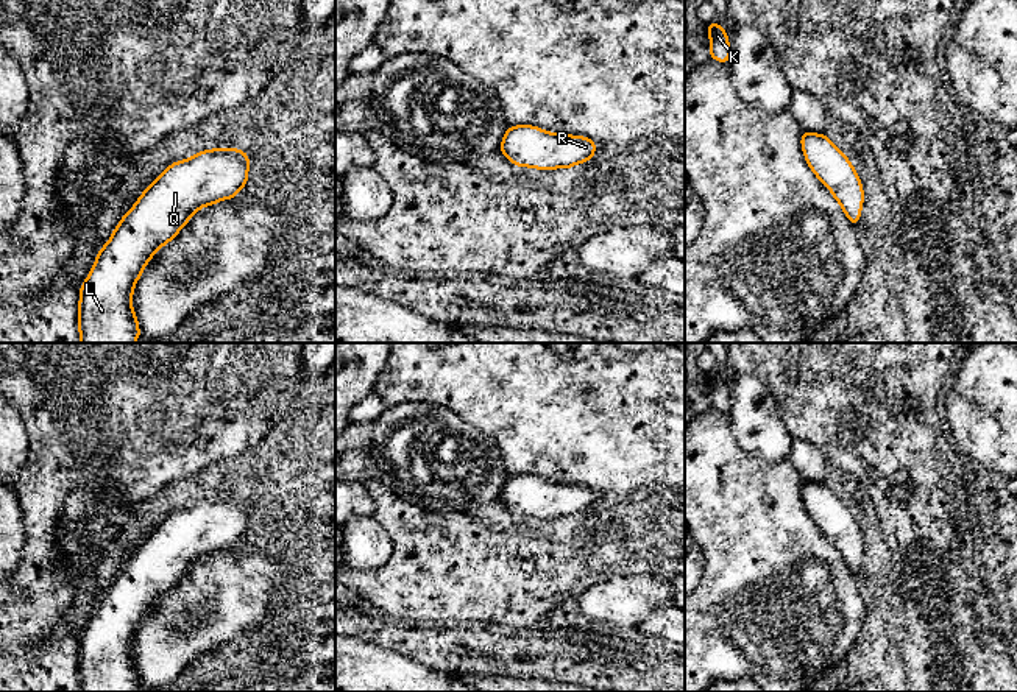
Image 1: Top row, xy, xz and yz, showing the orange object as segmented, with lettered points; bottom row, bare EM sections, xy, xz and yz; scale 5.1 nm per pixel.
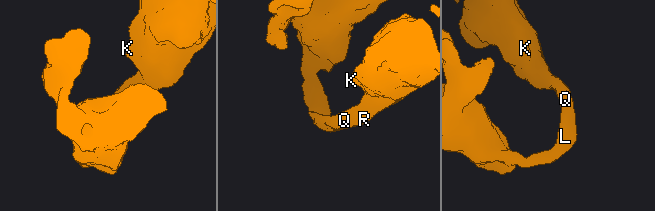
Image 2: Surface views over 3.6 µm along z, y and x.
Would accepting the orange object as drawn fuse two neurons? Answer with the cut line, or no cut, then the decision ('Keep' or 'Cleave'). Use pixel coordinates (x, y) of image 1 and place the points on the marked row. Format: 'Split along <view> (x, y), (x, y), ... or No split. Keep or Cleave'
No split. Keep

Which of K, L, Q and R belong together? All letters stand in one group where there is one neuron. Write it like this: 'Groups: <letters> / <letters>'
Groups: K L Q R

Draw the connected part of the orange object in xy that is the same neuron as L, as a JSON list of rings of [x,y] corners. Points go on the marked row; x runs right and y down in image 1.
[[[217,148],[173,162],[122,217],[112,237],[100,249],[87,279],[80,285],[80,343],[134,343],[140,338],[131,305],[134,285],[154,252],[167,245],[203,206],[231,199],[248,181],[248,154],[236,148]]]

